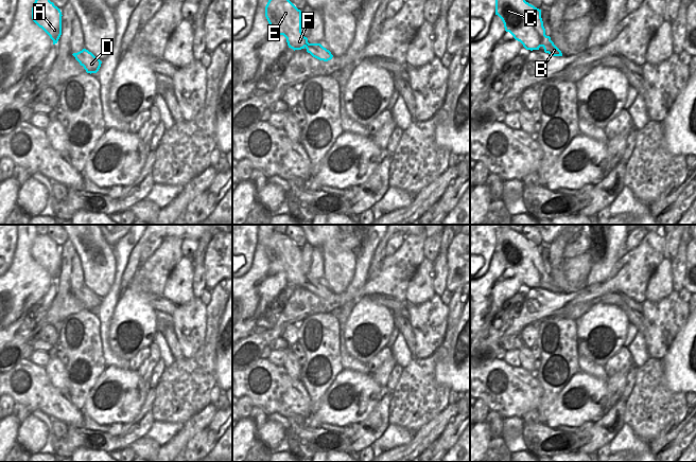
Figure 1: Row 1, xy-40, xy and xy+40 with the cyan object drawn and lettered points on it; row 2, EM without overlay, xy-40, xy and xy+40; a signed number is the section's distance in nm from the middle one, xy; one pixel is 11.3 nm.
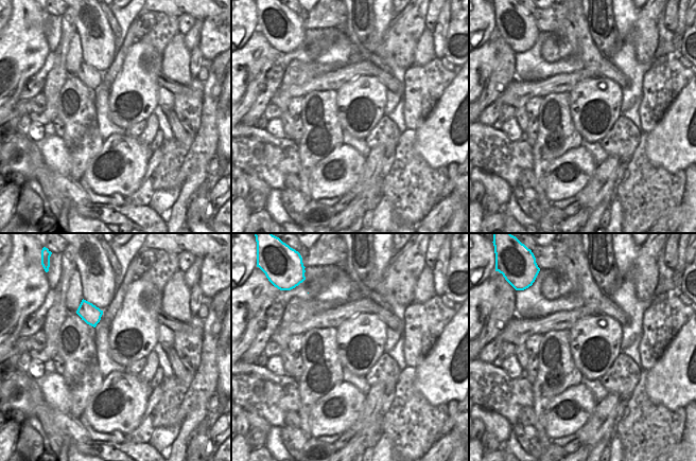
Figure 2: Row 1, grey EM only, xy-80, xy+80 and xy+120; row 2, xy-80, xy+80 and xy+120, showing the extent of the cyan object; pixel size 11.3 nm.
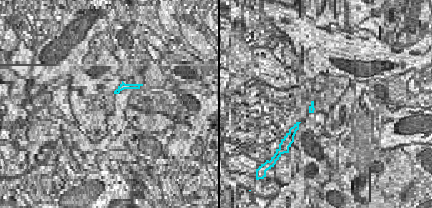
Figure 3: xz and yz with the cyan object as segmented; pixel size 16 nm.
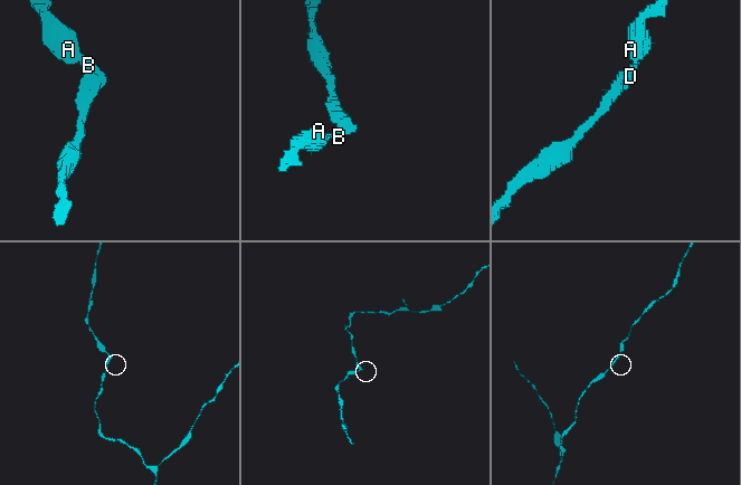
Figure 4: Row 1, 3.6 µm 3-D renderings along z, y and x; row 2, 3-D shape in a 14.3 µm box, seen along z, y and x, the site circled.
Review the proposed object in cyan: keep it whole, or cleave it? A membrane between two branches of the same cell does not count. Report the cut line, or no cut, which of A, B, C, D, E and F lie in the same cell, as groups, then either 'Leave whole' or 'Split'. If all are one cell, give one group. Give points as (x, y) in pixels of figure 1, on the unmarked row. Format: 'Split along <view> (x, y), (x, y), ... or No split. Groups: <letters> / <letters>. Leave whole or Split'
No split. Groups: A B C D E F. Leave whole.

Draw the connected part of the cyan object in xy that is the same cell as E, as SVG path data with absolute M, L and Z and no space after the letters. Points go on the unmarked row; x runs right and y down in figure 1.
M276 231L272 233L265 244L265 254L274 272L283 272L289 285L295 287L307 286L313 295L328 299L333 292L320 281L309 281L301 269L301 248L288 235Z

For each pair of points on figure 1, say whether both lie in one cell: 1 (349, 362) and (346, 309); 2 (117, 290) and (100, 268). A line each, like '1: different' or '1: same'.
1: same
2: different

